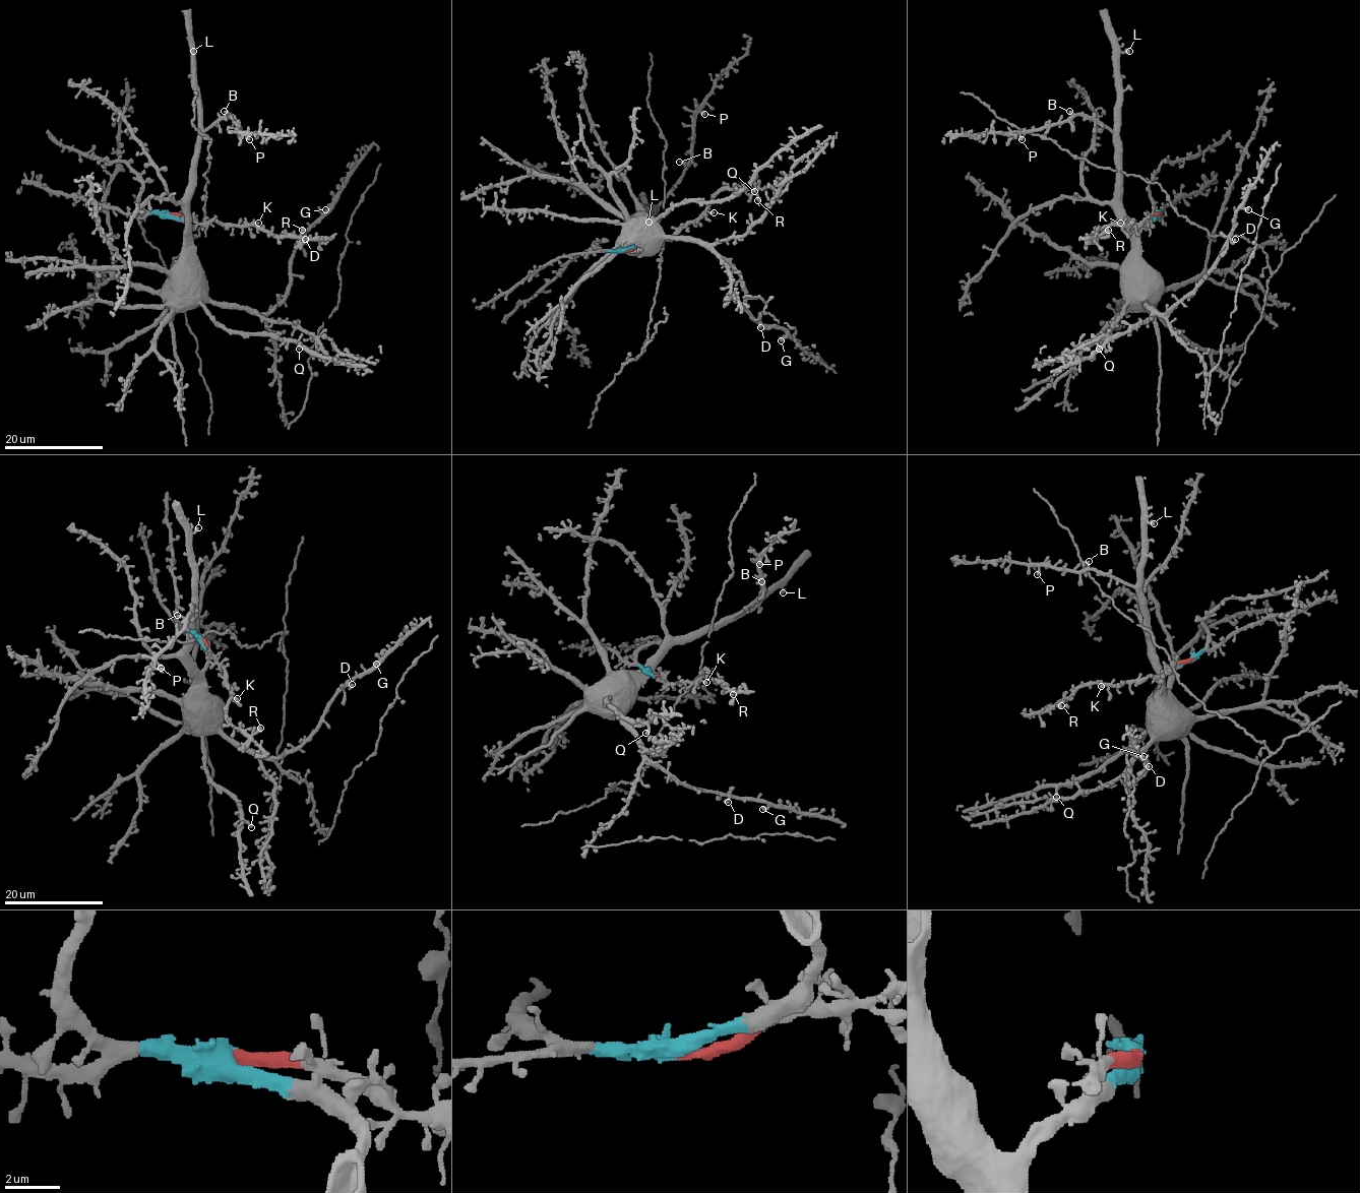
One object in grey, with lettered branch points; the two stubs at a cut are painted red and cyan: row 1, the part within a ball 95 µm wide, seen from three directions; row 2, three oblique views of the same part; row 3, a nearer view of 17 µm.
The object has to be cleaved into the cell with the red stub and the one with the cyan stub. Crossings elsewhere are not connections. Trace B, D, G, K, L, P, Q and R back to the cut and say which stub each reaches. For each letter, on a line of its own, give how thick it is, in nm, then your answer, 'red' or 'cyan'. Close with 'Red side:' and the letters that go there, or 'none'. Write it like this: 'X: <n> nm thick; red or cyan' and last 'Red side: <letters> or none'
B: 240 nm thick; cyan
D: 340 nm thick; cyan
G: 460 nm thick; cyan
K: 320 nm thick; red
L: 440 nm thick; cyan
P: 440 nm thick; cyan
Q: 360 nm thick; cyan
R: 500 nm thick; red
Red side: K, R

